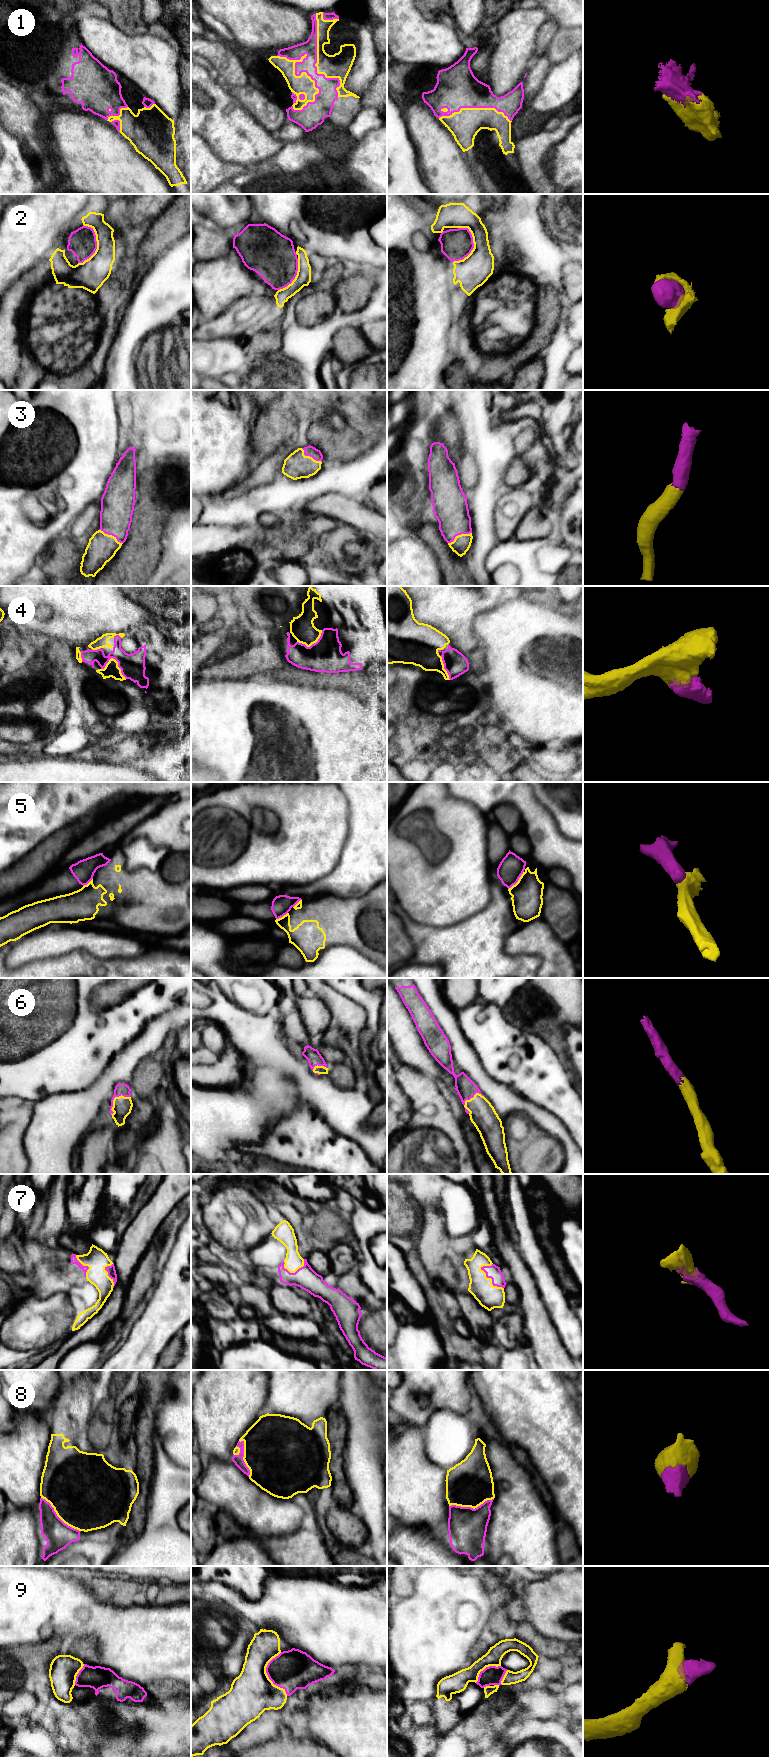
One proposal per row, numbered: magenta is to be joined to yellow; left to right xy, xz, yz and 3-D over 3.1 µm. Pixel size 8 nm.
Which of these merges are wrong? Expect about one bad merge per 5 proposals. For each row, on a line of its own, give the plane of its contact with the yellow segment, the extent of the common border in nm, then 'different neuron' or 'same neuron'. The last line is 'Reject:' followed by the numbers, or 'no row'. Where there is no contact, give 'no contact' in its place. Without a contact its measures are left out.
1: meets yellow in xz; contact 480 nm long; same neuron
2: meets yellow in yz; contact 300 nm long; same neuron
3: meets yellow in xy; contact 220 nm long; same neuron
4: meets yellow in xy; contact 220 nm long; same neuron
5: meets yellow in yz; contact 200 nm long; different neuron
6: meets yellow in xy; contact 220 nm long; same neuron
7: meets yellow in yz; contact 260 nm long; same neuron
8: meets yellow in xy; contact 420 nm long; same neuron
9: meets yellow in xz; contact 360 nm long; same neuron
Reject: 5

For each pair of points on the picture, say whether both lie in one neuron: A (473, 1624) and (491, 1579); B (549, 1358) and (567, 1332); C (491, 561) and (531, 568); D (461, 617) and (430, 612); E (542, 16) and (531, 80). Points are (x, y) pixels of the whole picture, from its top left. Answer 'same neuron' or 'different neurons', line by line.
A: different neurons
B: different neurons
C: same neuron
D: same neuron
E: different neurons

